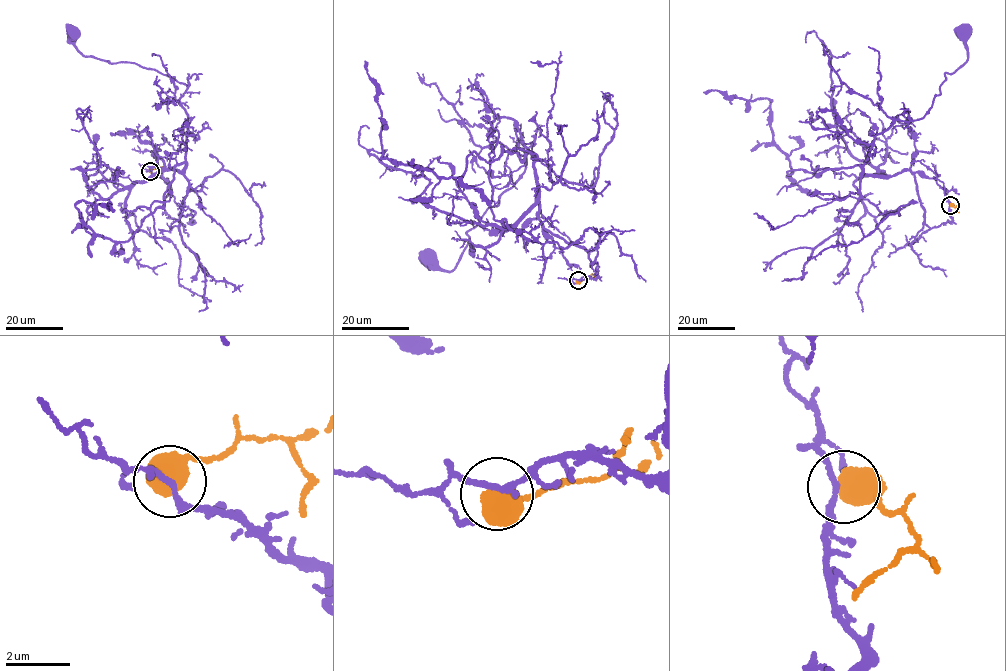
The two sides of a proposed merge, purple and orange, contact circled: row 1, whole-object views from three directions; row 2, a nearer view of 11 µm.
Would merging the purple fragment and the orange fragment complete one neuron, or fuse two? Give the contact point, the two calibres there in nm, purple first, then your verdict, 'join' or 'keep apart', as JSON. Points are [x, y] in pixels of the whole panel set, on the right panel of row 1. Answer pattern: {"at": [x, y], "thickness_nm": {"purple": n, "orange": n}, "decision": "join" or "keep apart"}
{"at": [950, 205], "thickness_nm": {"purple": 160, "orange": 650}, "decision": "keep apart"}

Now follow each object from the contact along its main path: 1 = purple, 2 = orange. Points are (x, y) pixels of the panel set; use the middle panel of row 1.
1: (577, 280), (597, 262), (539, 219), (518, 139), (525, 172), (455, 268), (427, 261)
2: (577, 280), (591, 275)

